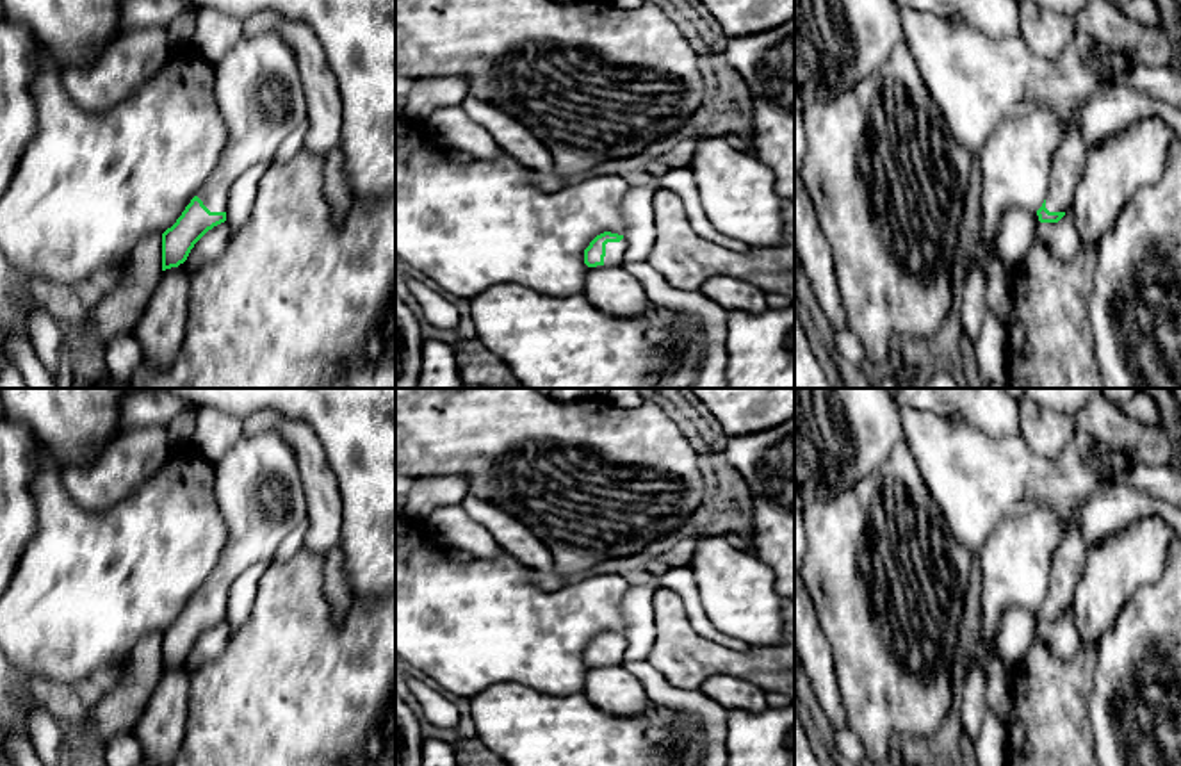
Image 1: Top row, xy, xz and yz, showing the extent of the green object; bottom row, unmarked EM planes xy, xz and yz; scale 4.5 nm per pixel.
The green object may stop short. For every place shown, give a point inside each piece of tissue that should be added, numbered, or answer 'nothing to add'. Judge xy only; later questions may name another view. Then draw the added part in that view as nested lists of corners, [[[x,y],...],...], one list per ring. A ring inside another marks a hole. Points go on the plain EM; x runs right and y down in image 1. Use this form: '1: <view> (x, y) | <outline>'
1: xy (257, 483) | [[[274,431],[242,436],[214,463],[214,495],[228,527],[216,570],[196,593],[210,611],[226,611],[228,590],[246,568],[269,565],[281,542],[306,522],[306,499],[294,451]]]

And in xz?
1: xz (615, 651) | [[[622,638],[620,641],[607,641],[604,664],[622,664],[625,661],[623,659],[625,648],[627,648],[625,638]]]

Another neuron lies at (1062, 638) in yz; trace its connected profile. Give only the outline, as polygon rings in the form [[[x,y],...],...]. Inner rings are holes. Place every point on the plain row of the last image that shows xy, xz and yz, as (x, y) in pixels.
[[[1072,609],[1065,611],[1058,622],[1040,622],[1035,643],[1047,647],[1063,661],[1072,659],[1081,648]]]

